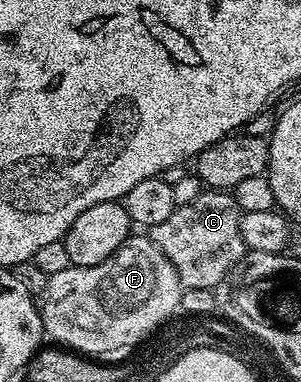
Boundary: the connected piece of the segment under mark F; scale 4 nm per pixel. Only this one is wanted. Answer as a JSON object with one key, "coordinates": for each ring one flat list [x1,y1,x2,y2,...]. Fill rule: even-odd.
{"coordinates":[[137,236,129,237,114,254,107,256,107,260,103,260,103,264,95,264,94,266,68,266,65,271,57,272,47,278,45,286,45,299,40,299,39,309,41,312,41,323,45,325,45,334,53,337,58,347,68,348,70,351,76,352,90,360,104,362,106,364,116,364,126,361,141,346,146,339,154,337,158,333,157,329,164,327,181,310,181,296,183,287,179,276,175,272,175,268,171,264,171,260,167,260,167,256,163,256,160,248,153,243,152,237,137,238]]}

